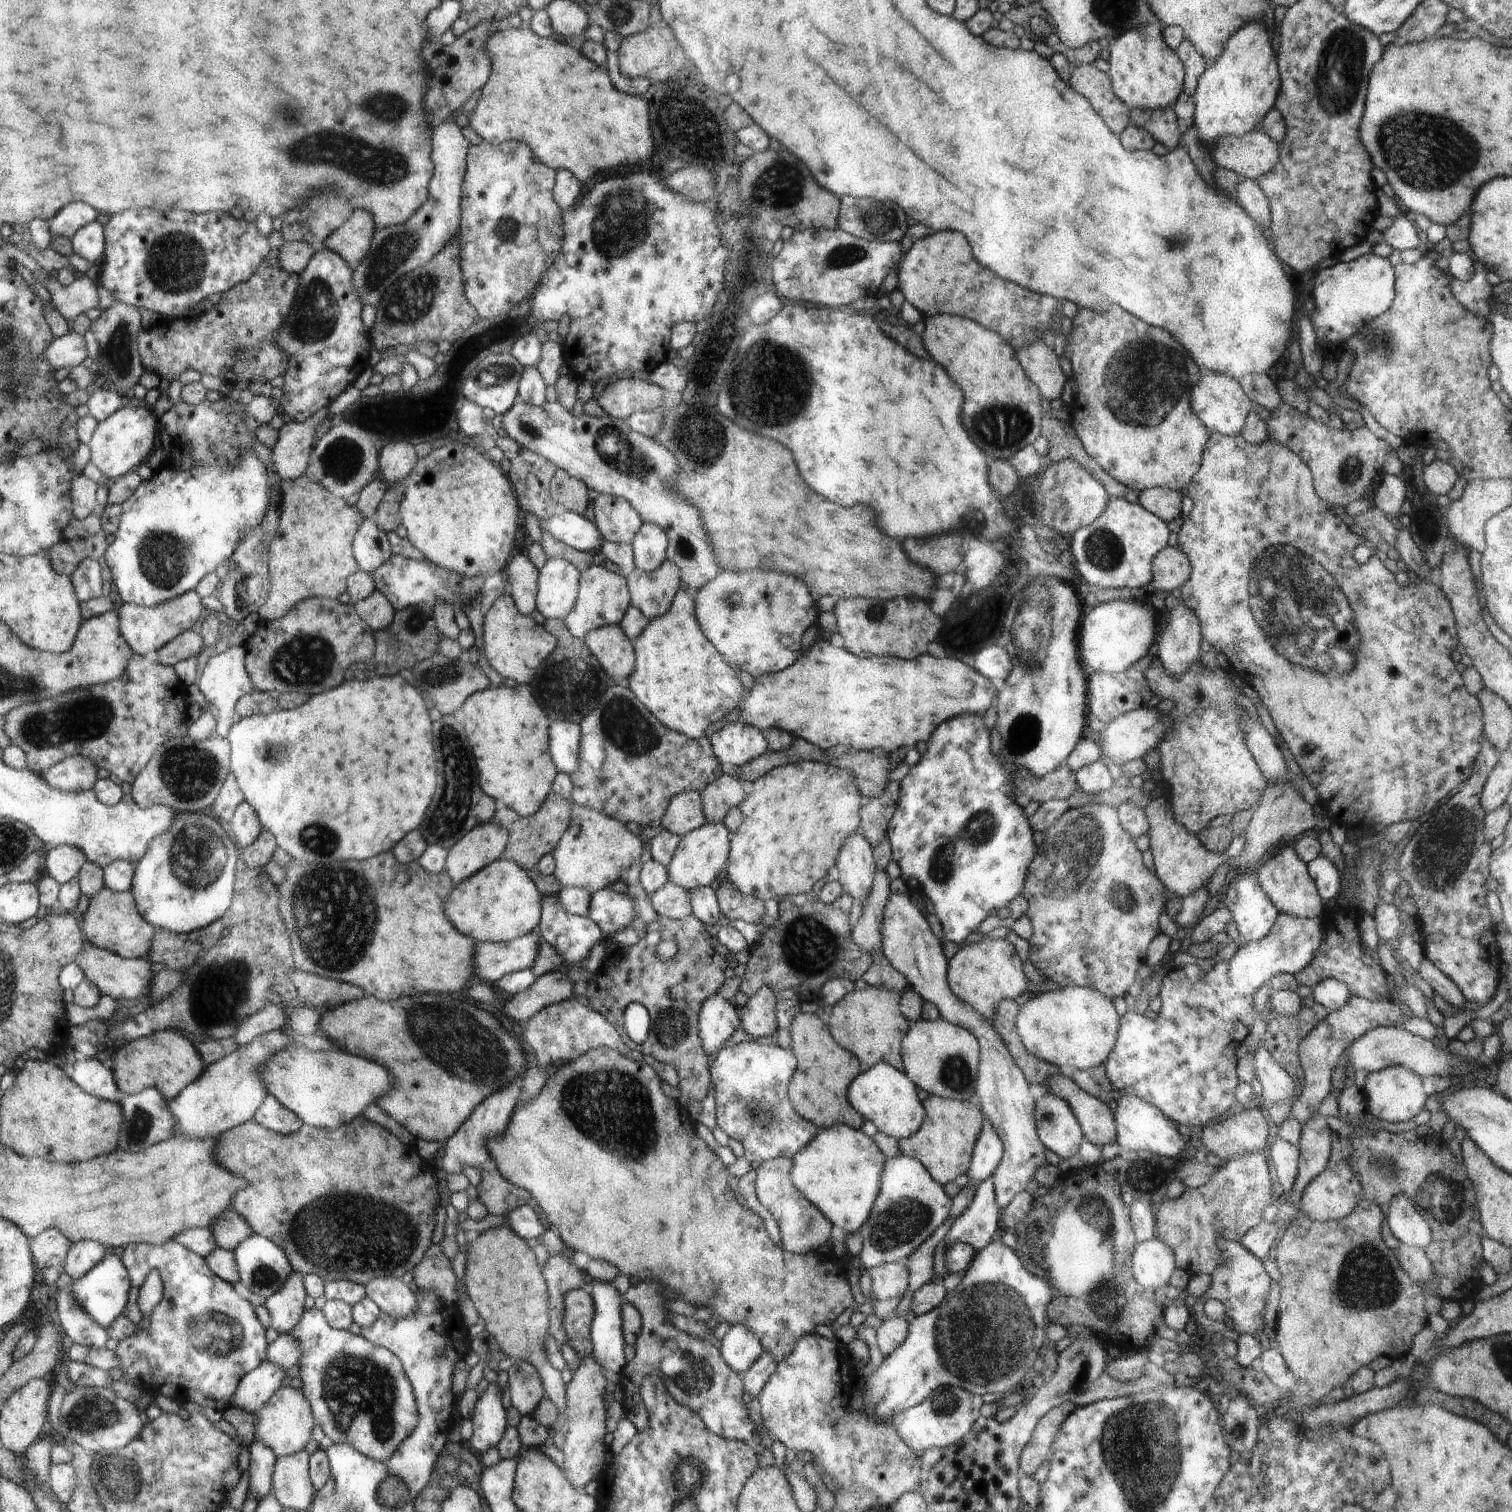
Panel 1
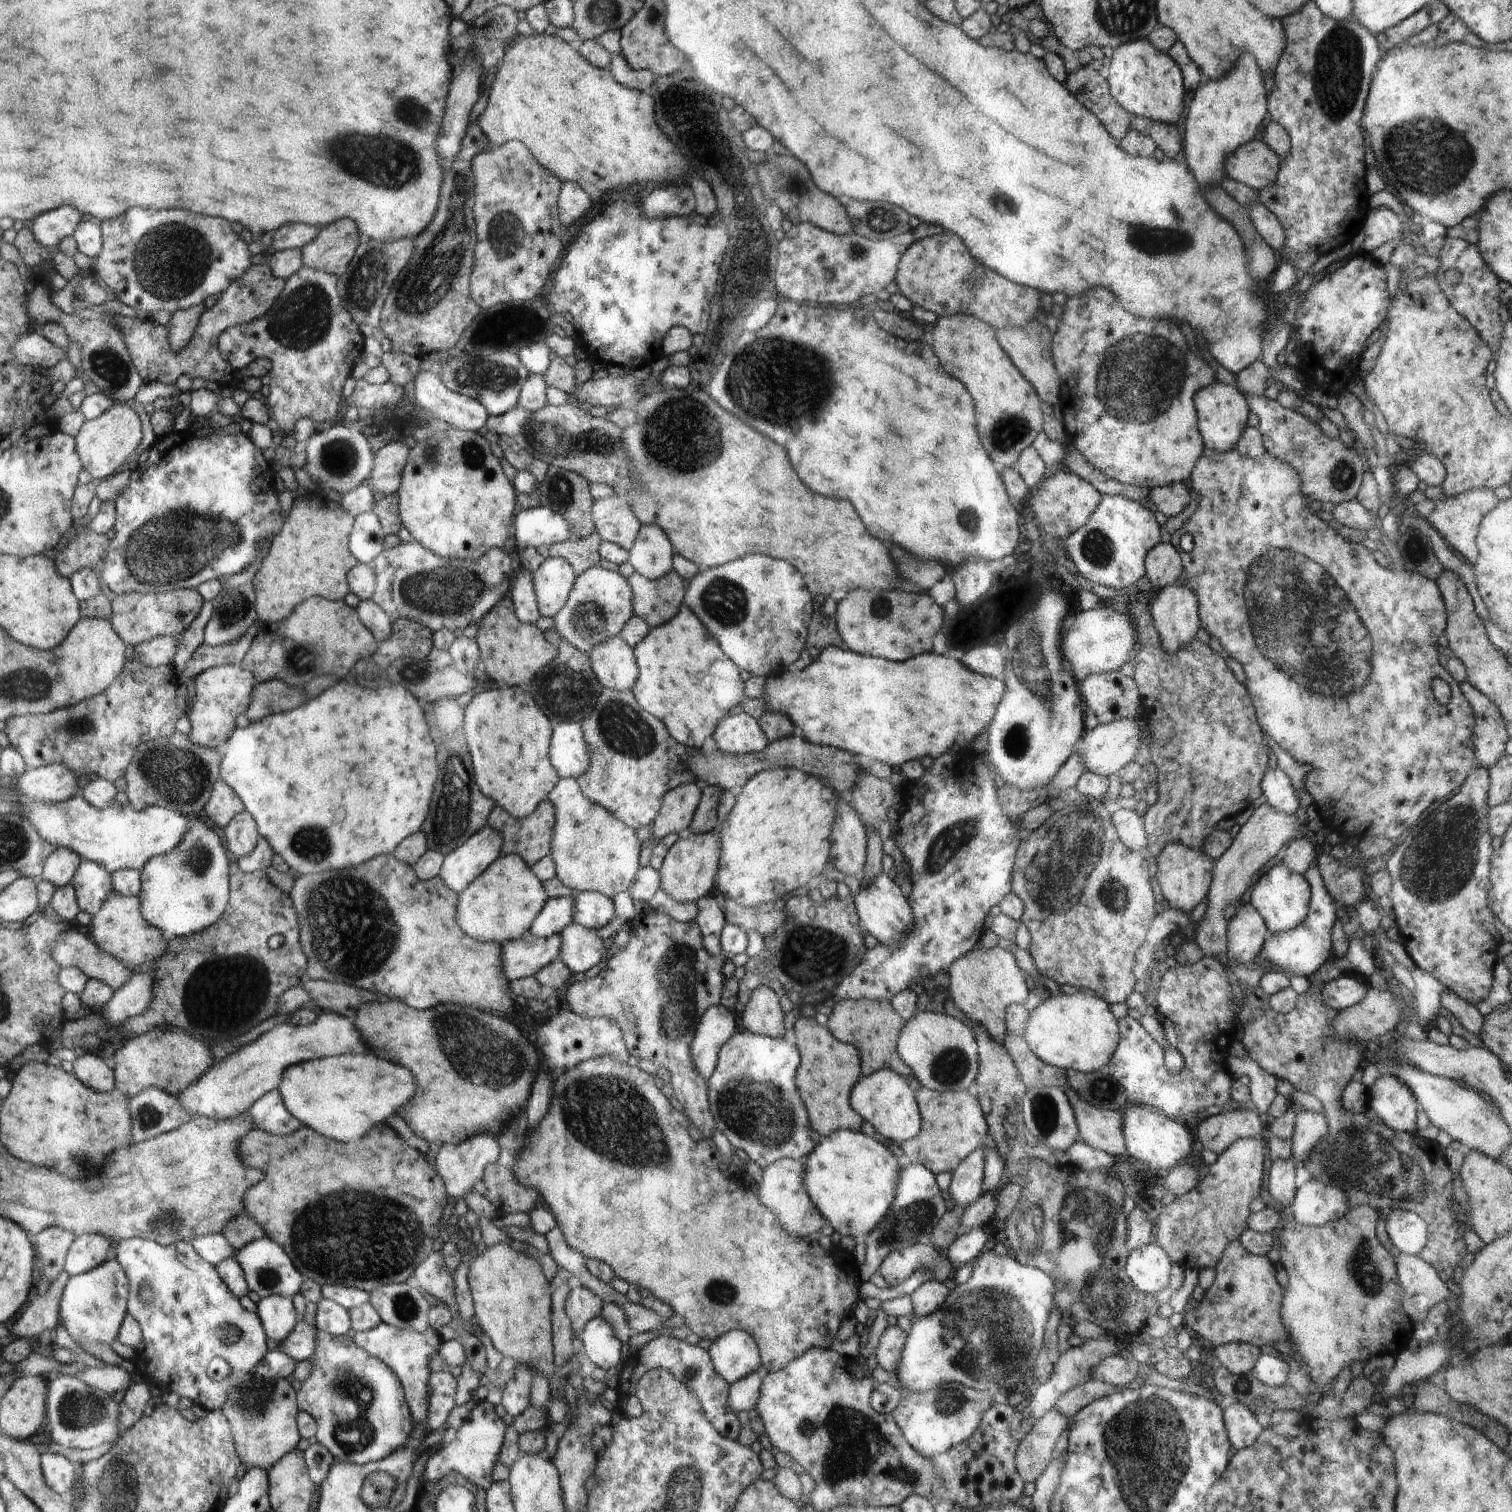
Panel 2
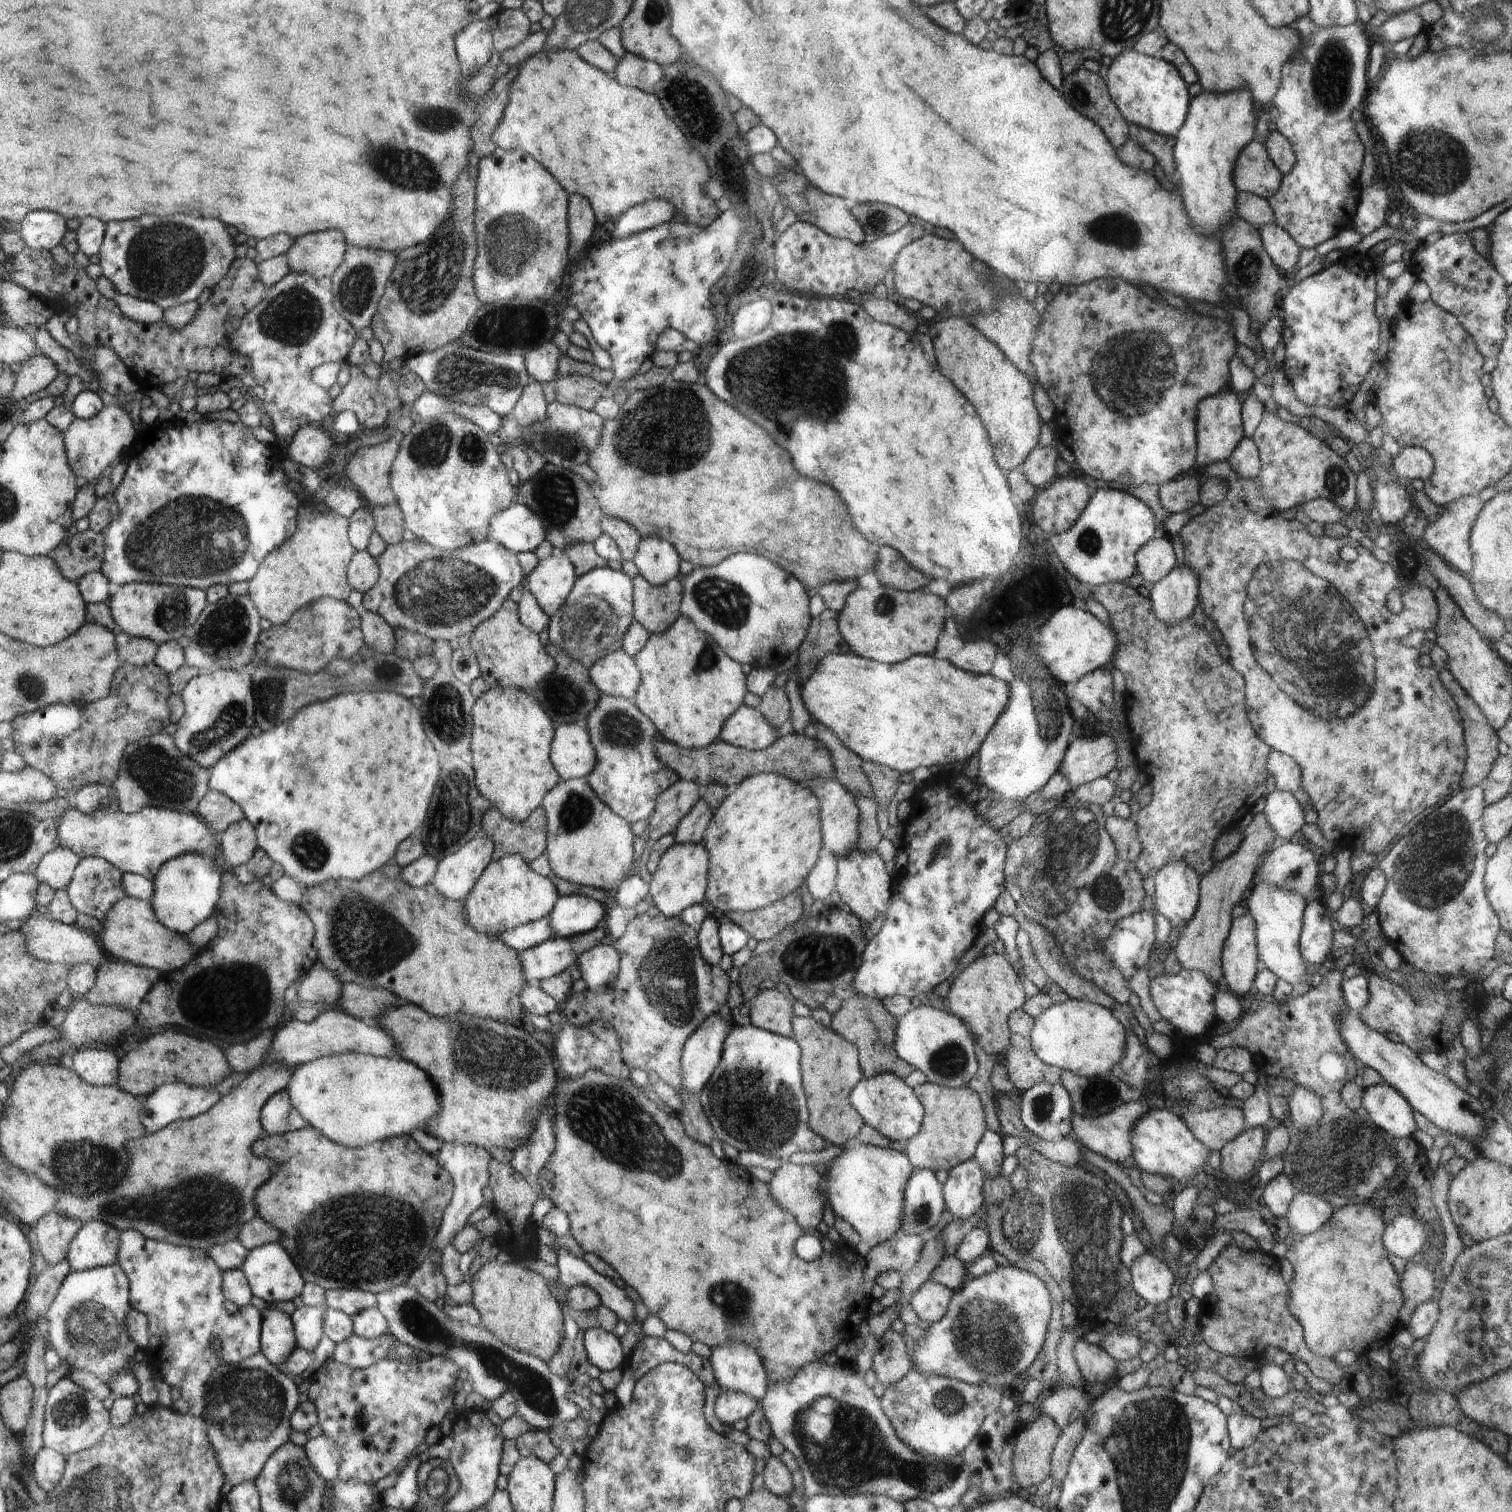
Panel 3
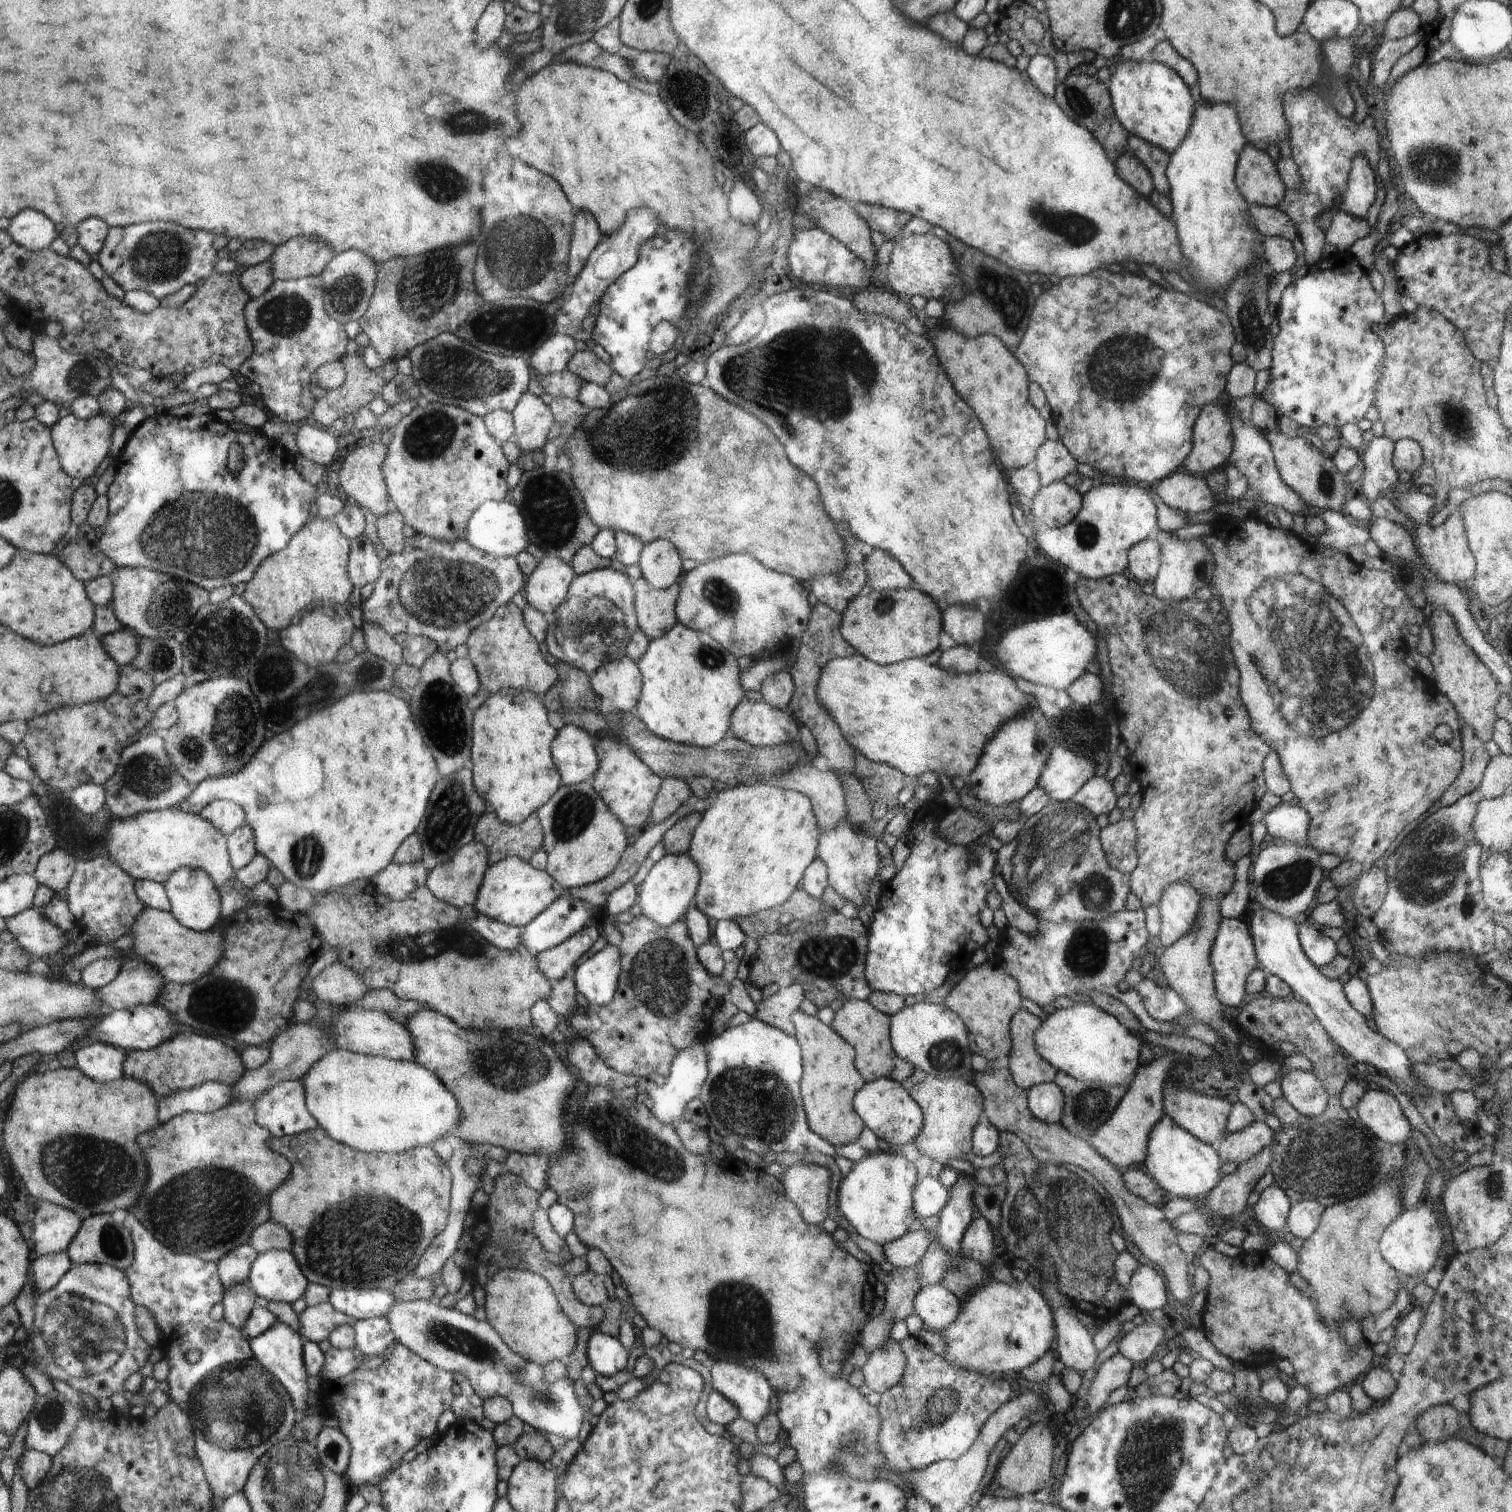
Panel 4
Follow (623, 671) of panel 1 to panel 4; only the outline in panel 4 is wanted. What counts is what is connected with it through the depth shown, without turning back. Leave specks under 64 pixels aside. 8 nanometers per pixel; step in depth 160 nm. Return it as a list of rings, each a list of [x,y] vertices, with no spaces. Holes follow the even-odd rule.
[[[627,656],[618,662],[604,664],[591,676],[595,693],[609,700],[620,711],[635,712],[642,696],[643,674]]]

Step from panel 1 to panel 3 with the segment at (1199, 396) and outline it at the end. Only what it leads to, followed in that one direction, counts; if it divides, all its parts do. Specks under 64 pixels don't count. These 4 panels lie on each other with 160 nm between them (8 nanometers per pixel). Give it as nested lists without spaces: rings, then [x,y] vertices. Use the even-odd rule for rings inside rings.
[[[1234,390],[1216,393],[1204,397],[1197,406],[1196,432],[1197,432],[1197,464],[1200,468],[1206,468],[1209,464],[1228,460],[1238,443],[1243,439],[1242,404],[1236,397]]]

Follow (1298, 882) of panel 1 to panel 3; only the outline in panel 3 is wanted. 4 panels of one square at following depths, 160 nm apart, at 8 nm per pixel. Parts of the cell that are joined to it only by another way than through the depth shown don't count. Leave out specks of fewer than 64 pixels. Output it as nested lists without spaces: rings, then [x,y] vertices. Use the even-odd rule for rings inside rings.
[[[1260,882],[1250,892],[1248,899],[1249,915],[1254,919],[1256,928],[1257,953],[1260,967],[1271,970],[1280,980],[1294,986],[1304,982],[1308,965],[1301,957],[1299,936],[1303,927],[1303,912],[1308,900],[1300,892]]]

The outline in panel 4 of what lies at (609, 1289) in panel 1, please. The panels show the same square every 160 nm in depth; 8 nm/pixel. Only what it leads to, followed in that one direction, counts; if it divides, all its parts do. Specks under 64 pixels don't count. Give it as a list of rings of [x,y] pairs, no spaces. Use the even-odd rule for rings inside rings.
[[[594,1332],[588,1340],[588,1363],[597,1373],[604,1377],[612,1377],[626,1368],[628,1352],[620,1346],[619,1338],[612,1338],[604,1332]]]

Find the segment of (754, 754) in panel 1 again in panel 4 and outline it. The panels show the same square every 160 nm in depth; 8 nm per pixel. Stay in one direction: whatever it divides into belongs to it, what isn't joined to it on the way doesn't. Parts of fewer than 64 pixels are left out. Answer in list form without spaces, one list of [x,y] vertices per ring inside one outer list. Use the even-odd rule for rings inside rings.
[[[746,700],[732,716],[734,736],[756,747],[776,747],[799,741],[800,724],[790,713],[782,712],[764,700]]]

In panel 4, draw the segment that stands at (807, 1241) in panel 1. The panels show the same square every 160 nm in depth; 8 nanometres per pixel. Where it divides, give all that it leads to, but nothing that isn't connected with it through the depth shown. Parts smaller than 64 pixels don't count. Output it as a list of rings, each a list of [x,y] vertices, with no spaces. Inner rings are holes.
[[[798,1164],[786,1169],[782,1177],[785,1192],[795,1202],[804,1220],[810,1225],[822,1226],[828,1216],[828,1192],[830,1192],[830,1170],[816,1164]]]

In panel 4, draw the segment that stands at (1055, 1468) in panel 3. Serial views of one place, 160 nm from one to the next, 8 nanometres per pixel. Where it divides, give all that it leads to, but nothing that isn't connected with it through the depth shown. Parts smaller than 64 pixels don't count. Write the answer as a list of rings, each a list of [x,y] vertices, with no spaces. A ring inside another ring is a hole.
[[[1120,1350],[1106,1362],[1100,1364],[1098,1372],[1090,1386],[1089,1394],[1085,1397],[1088,1406],[1086,1414],[1096,1414],[1110,1399],[1110,1394],[1118,1388],[1128,1385],[1134,1364]]]

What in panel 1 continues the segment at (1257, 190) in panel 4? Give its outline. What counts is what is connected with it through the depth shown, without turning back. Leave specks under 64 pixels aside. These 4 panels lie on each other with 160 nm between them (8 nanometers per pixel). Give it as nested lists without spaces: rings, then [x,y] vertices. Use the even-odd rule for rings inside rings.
[[[1256,130],[1242,137],[1220,136],[1210,154],[1217,167],[1257,181],[1278,164],[1279,146],[1263,131]]]

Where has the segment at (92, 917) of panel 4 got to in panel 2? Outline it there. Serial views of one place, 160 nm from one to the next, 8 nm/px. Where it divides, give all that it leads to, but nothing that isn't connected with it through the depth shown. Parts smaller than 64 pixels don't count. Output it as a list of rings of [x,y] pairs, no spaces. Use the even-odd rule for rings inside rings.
[[[82,859],[75,878],[71,880],[81,910],[92,917],[100,910],[114,888],[112,878],[114,874],[108,872],[103,865]]]

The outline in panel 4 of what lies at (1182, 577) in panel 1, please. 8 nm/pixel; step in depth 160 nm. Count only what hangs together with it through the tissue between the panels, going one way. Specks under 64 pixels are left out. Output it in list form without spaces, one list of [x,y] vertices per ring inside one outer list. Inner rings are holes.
[[[1149,537],[1132,546],[1128,550],[1127,558],[1127,568],[1135,580],[1149,587],[1160,569],[1160,544]]]

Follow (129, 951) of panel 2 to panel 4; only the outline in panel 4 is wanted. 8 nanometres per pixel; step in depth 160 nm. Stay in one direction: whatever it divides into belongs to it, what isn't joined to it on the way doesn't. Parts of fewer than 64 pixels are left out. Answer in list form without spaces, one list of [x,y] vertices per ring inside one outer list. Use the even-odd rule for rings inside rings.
[[[144,908],[136,922],[132,924],[132,946],[142,960],[156,966],[167,982],[190,984],[208,974],[224,956],[222,925],[212,932],[196,932],[180,925],[168,911]]]

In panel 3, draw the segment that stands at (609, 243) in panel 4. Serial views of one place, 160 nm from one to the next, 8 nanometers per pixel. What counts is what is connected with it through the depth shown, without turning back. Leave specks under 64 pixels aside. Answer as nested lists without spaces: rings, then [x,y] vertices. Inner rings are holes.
[[[648,200],[640,206],[634,206],[632,212],[624,212],[620,220],[616,220],[612,238],[619,239],[632,232],[640,232],[646,228],[654,228],[662,222],[670,222],[676,214],[676,208],[668,200]]]

